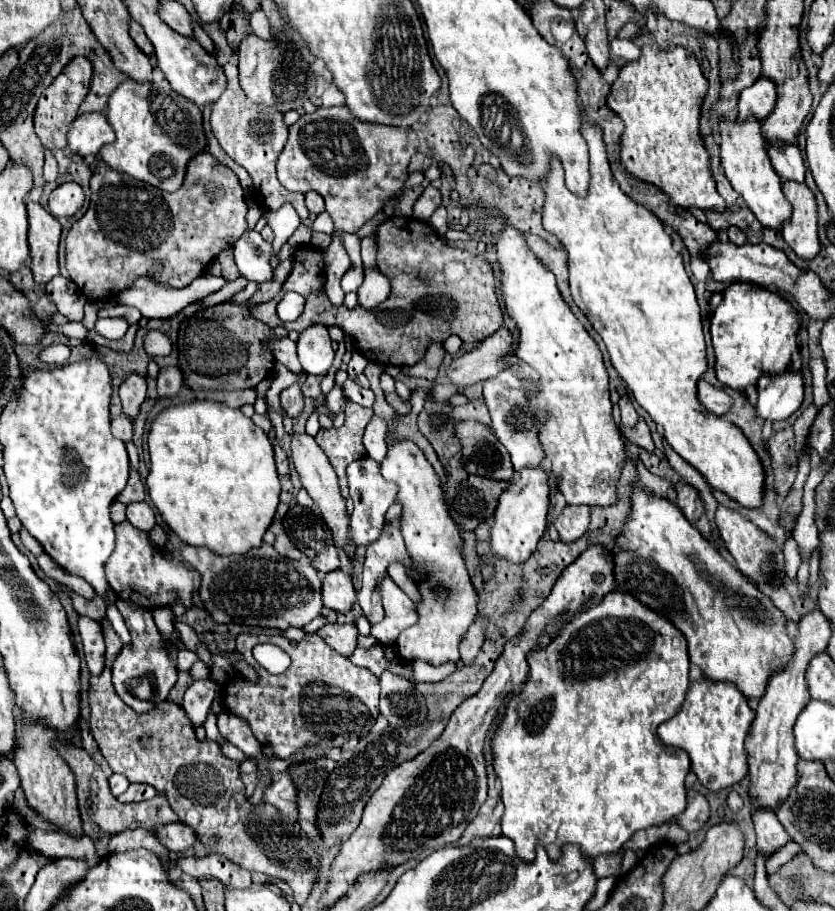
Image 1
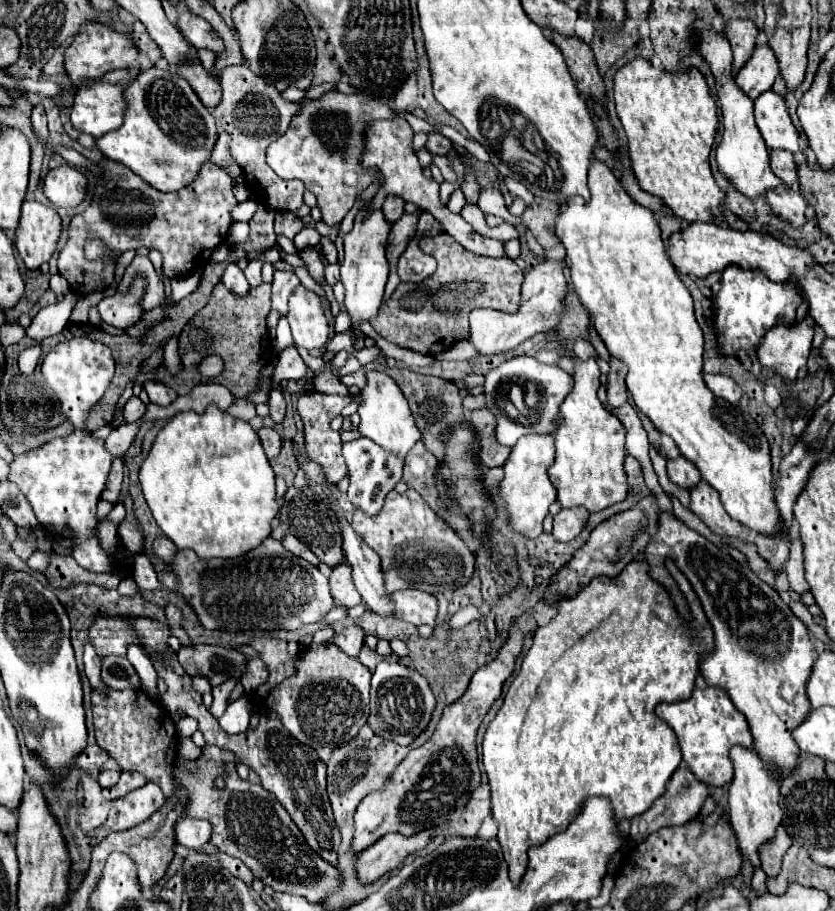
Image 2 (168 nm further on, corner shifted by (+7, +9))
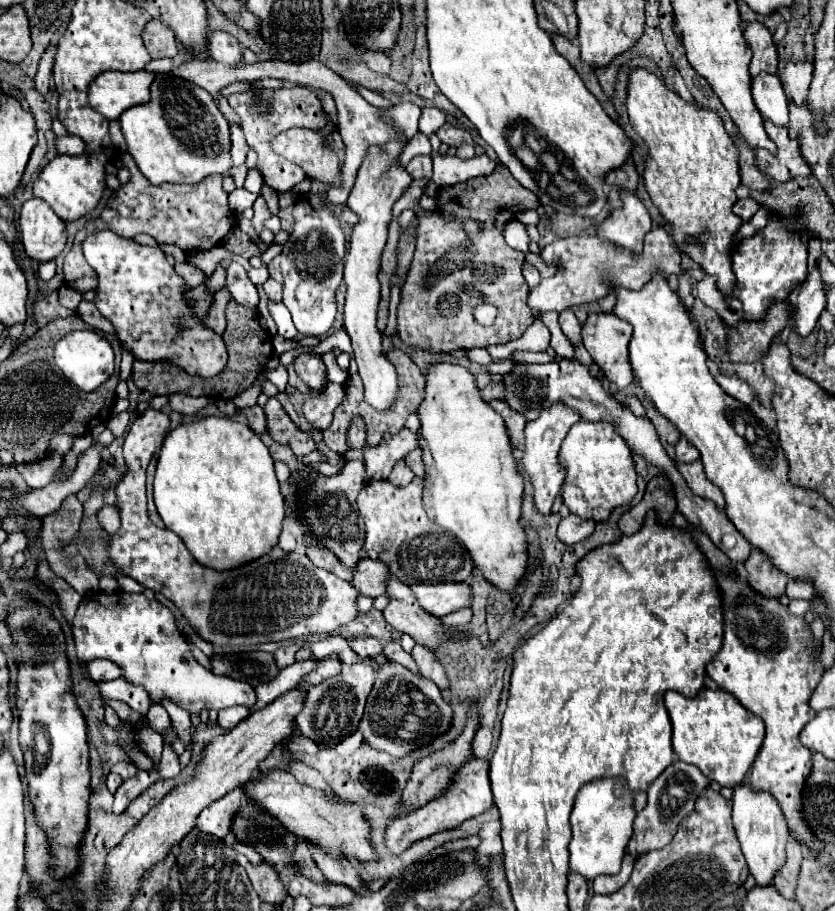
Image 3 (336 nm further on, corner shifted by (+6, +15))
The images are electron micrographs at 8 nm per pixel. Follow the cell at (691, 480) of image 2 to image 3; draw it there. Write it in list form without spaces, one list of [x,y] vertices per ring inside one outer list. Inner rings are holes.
[[[682,436],[676,444],[676,462],[694,462],[698,458],[700,458],[700,454],[696,452],[696,448],[692,444],[688,444],[688,440],[684,440],[684,436]]]

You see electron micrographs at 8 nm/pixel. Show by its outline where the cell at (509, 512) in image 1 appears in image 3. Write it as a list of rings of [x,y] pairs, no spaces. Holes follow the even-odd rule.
[[[554,404],[552,408],[544,408],[544,412],[540,412],[540,418],[526,424],[526,448],[522,464],[534,486],[534,504],[542,514],[550,514],[552,502],[560,494],[560,488],[564,484],[564,466],[560,464],[560,444],[566,438],[572,424],[576,424],[580,418],[582,416],[578,412],[572,412],[566,404]]]

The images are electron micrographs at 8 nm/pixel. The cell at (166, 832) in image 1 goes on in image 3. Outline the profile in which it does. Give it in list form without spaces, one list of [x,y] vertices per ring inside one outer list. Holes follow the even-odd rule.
[[[236,788],[228,792],[222,800],[216,800],[208,808],[204,808],[196,820],[196,826],[206,834],[224,838],[226,834],[230,834],[232,816],[236,816],[236,808],[240,808],[240,804],[244,802],[246,802],[244,790]]]

